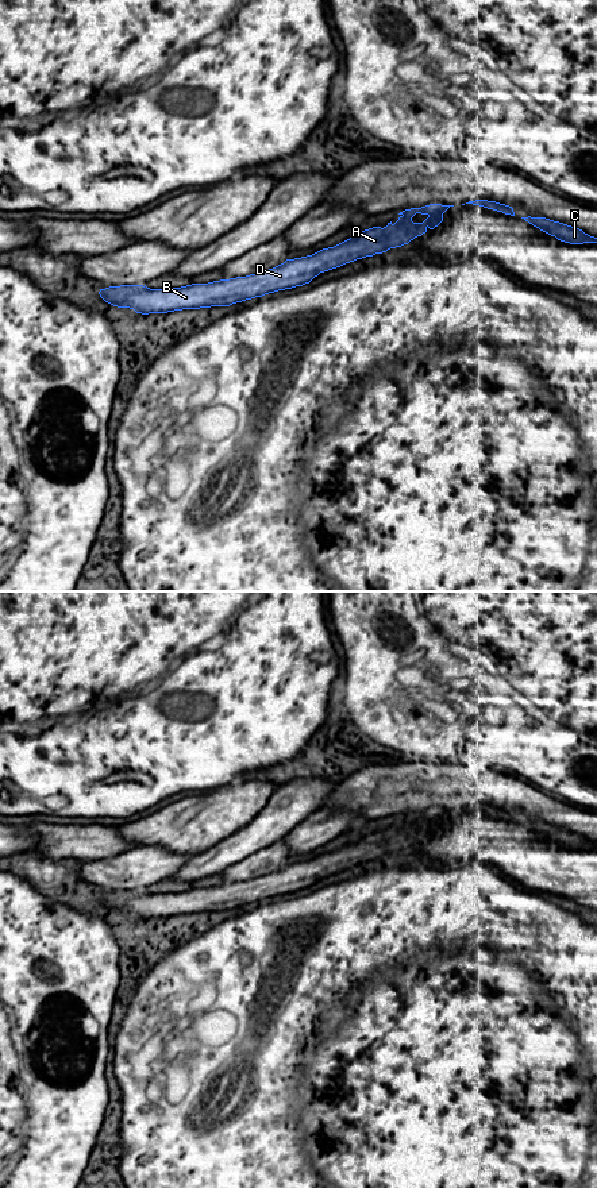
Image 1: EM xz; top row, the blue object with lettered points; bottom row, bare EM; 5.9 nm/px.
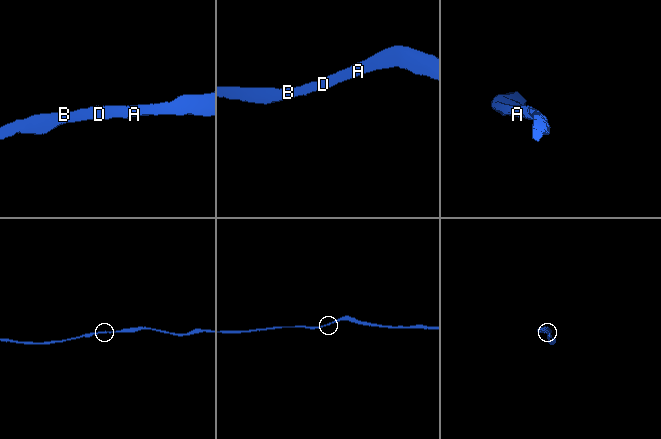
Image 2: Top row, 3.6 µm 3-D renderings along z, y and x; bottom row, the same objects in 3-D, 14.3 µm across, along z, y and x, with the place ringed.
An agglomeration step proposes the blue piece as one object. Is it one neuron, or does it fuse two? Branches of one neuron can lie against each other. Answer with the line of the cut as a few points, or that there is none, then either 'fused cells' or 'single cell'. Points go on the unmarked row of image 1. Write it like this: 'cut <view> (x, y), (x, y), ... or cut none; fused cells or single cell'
cut none; single cell

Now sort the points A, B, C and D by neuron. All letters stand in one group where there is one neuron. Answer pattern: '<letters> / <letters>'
A B C D

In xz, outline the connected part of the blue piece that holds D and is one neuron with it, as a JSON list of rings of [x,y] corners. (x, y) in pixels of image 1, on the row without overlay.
[[[430,809],[405,814],[398,818],[400,822],[394,829],[390,826],[384,833],[373,832],[354,837],[350,844],[334,852],[286,864],[258,879],[166,894],[150,894],[146,890],[109,891],[100,894],[99,899],[113,911],[130,913],[142,919],[230,911],[278,895],[303,891],[320,878],[408,849],[428,833],[438,832],[450,811],[454,810]]]

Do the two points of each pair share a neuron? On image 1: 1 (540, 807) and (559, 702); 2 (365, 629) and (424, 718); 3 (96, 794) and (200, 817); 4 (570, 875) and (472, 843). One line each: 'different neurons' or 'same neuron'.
1: different neurons
2: same neuron
3: different neurons
4: same neuron

